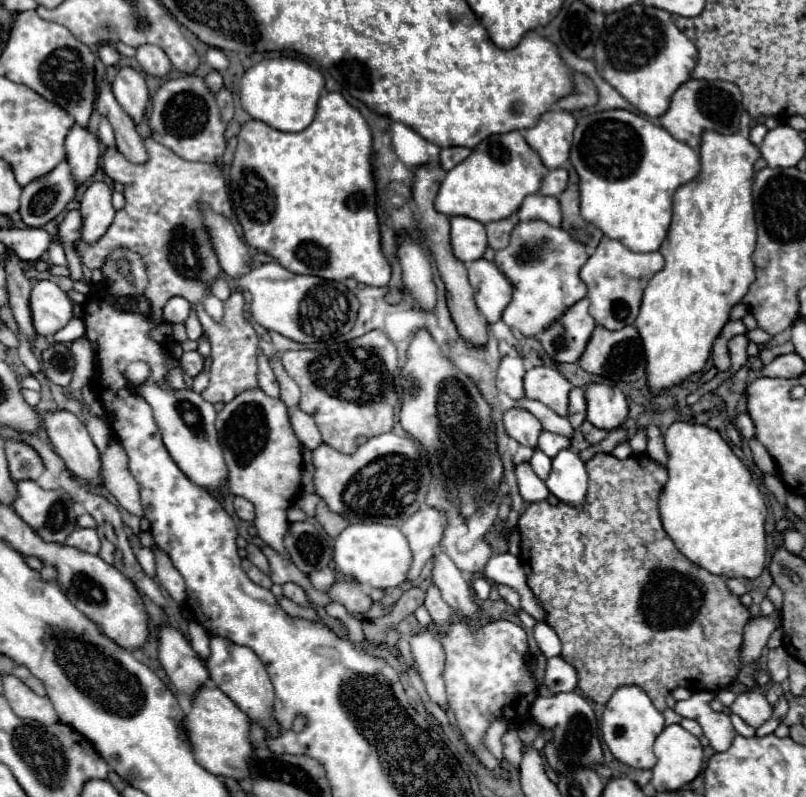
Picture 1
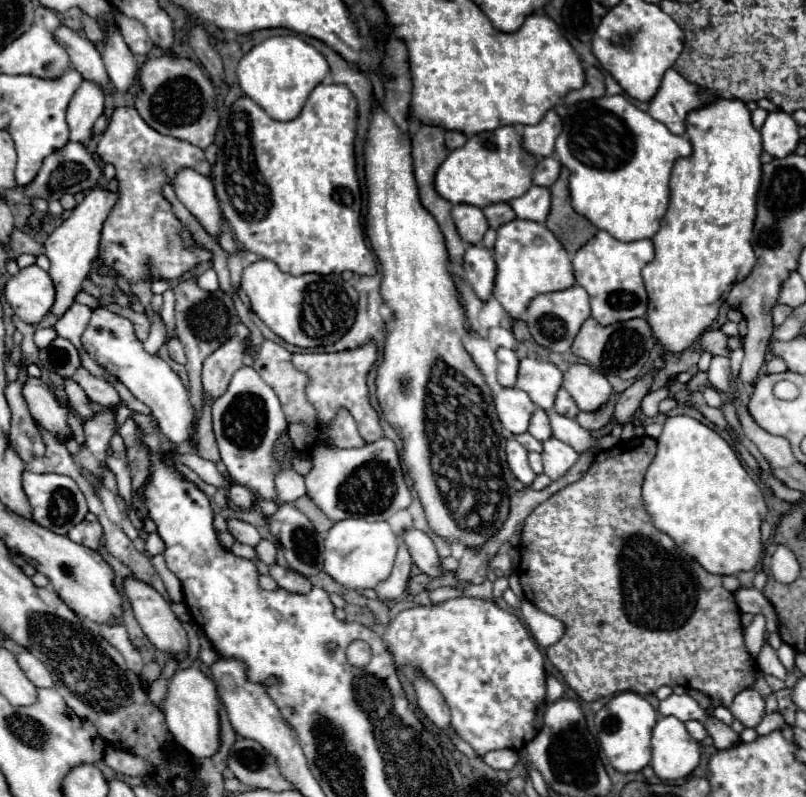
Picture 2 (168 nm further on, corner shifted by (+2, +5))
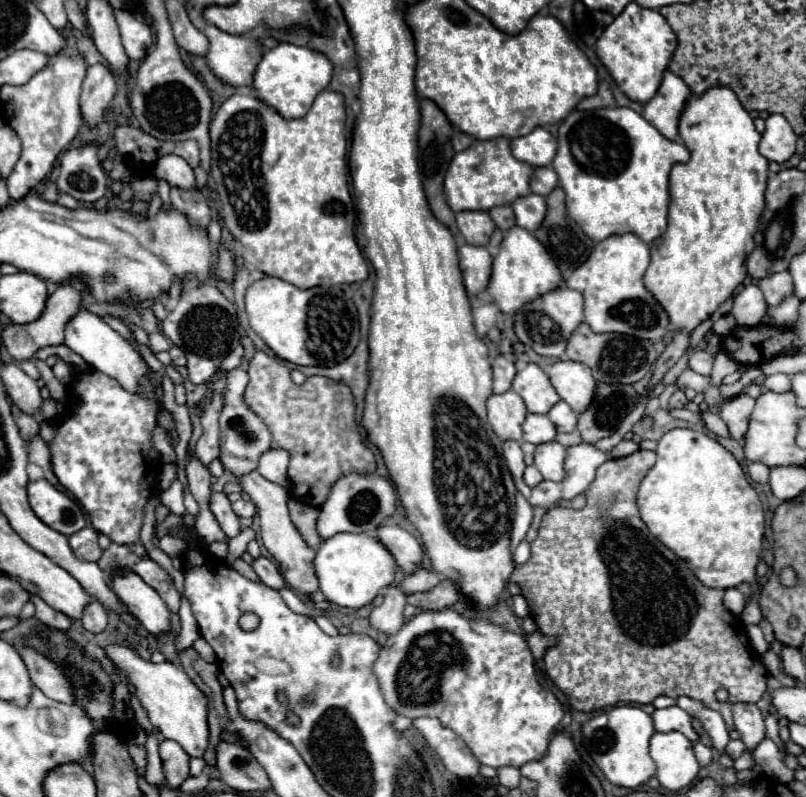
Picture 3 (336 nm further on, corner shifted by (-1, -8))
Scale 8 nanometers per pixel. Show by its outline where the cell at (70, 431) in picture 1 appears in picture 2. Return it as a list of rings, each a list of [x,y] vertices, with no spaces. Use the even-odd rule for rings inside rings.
[[[29,378],[23,386],[23,396],[29,404],[33,420],[39,426],[49,430],[61,442],[65,442],[65,438],[71,436],[71,428],[67,424],[69,408],[59,404],[51,386],[41,382],[39,378]]]

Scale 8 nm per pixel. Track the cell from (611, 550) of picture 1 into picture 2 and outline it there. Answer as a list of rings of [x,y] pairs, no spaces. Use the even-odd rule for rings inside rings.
[[[649,436],[643,438],[631,438],[627,442],[621,442],[605,452],[599,452],[593,460],[593,466],[589,468],[589,472],[579,480],[573,482],[565,488],[561,488],[559,492],[555,492],[551,498],[547,498],[543,504],[539,504],[527,518],[523,524],[523,532],[521,532],[521,544],[519,544],[519,552],[521,552],[521,568],[519,568],[519,580],[523,586],[525,596],[529,598],[529,602],[533,602],[537,608],[541,608],[541,612],[557,618],[559,622],[563,622],[565,626],[565,634],[563,638],[547,648],[547,656],[553,662],[553,666],[565,676],[567,684],[587,702],[591,700],[599,700],[599,698],[607,698],[613,696],[617,692],[637,692],[637,694],[653,694],[657,692],[661,686],[689,686],[695,688],[711,698],[719,698],[723,702],[723,706],[729,706],[729,702],[733,702],[735,694],[739,694],[743,688],[751,686],[756,681],[758,671],[756,661],[751,658],[745,650],[745,642],[743,642],[743,628],[741,628],[741,612],[735,604],[735,596],[731,592],[727,592],[721,584],[721,576],[709,574],[707,570],[703,570],[703,566],[697,562],[693,562],[689,556],[685,556],[685,552],[661,530],[657,530],[651,522],[651,516],[647,514],[645,506],[643,506],[643,498],[641,498],[641,484],[645,478],[647,468],[651,466],[653,458],[657,454],[657,442]]]

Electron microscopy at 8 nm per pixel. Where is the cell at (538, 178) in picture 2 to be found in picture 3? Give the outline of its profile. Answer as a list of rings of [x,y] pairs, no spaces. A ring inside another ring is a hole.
[[[550,165],[546,167],[536,167],[530,179],[530,191],[536,195],[546,197],[554,187],[556,187],[558,179],[556,179],[556,171],[552,171]]]

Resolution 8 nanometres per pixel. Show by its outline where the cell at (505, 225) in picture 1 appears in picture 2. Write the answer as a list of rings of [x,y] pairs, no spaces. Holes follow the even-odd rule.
[[[493,204],[493,206],[485,206],[483,208],[483,214],[485,214],[485,218],[489,220],[489,226],[493,228],[493,230],[497,230],[497,228],[501,228],[505,222],[511,222],[513,218],[515,218],[515,214],[513,214],[513,208],[509,206],[509,204]]]

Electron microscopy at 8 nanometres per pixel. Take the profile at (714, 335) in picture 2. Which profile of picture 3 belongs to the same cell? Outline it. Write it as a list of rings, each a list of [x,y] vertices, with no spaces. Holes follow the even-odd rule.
[[[692,351],[688,355],[688,367],[700,375],[710,375],[714,357],[708,351]]]

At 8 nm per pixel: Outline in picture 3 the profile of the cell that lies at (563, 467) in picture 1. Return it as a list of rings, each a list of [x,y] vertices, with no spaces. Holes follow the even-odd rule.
[[[546,441],[536,445],[534,451],[534,465],[548,481],[560,481],[564,479],[564,459],[566,459],[566,447],[558,441]]]

